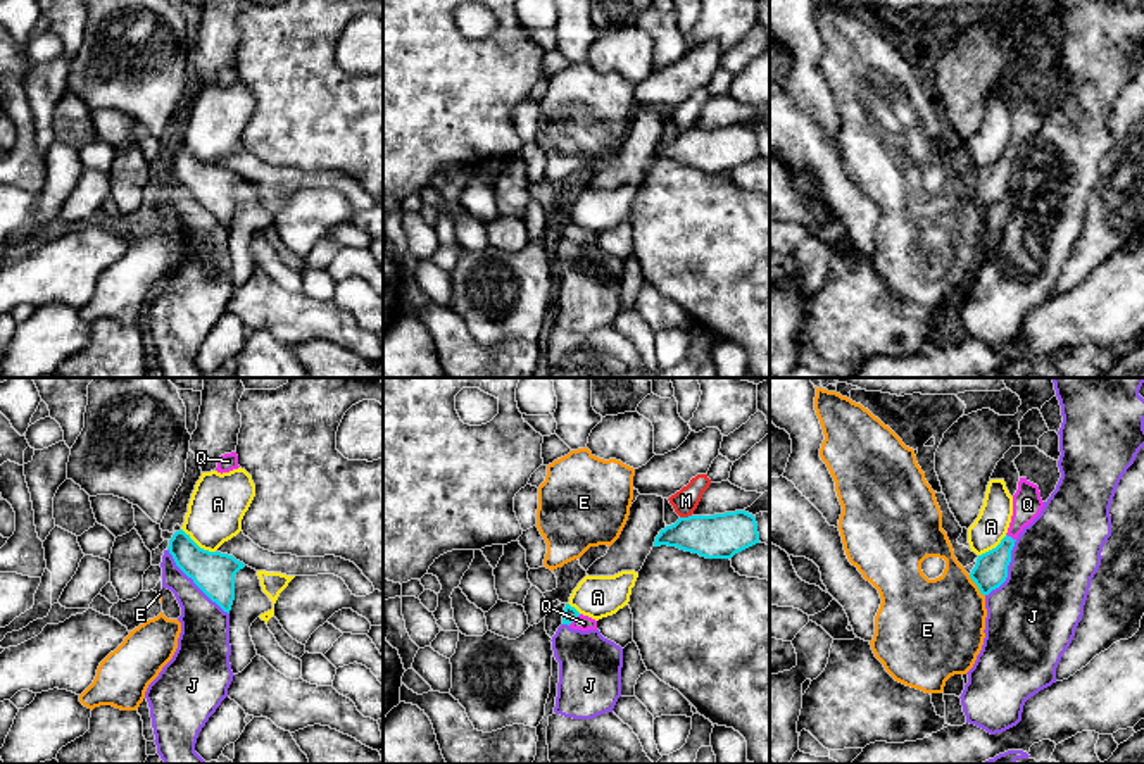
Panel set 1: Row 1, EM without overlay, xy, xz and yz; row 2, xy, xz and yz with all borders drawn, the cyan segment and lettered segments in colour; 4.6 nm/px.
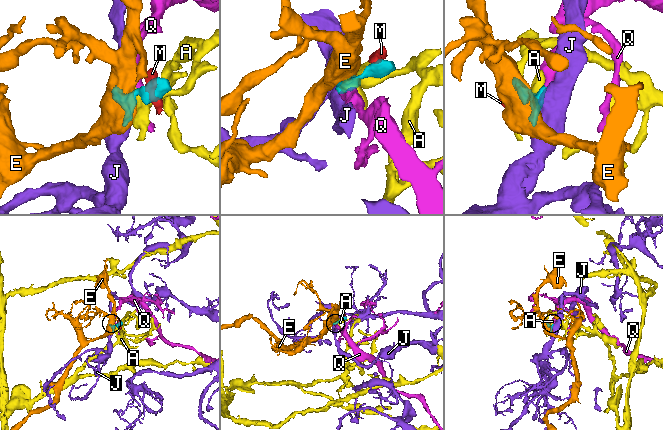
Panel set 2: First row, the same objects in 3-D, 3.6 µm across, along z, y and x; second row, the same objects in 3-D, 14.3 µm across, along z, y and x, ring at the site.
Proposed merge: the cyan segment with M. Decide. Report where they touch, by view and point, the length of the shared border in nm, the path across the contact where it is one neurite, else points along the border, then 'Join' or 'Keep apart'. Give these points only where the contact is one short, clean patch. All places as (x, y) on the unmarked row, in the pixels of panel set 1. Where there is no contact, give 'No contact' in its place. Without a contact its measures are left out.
Touches cyan at xz (685, 131). Shared border 60 nm. Boundary: xz (691, 128), (680, 131). Keep apart

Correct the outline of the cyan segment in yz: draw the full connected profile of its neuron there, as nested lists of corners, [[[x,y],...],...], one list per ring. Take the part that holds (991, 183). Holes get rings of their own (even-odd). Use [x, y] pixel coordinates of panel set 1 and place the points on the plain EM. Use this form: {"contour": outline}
{"contour": [[[1020,91],[1018,103],[1013,109],[1013,129],[1006,150],[996,162],[978,169],[970,186],[982,209],[989,209],[1006,195],[1015,155],[1023,141],[1040,128],[1042,121],[1039,100],[1027,91]]]}

